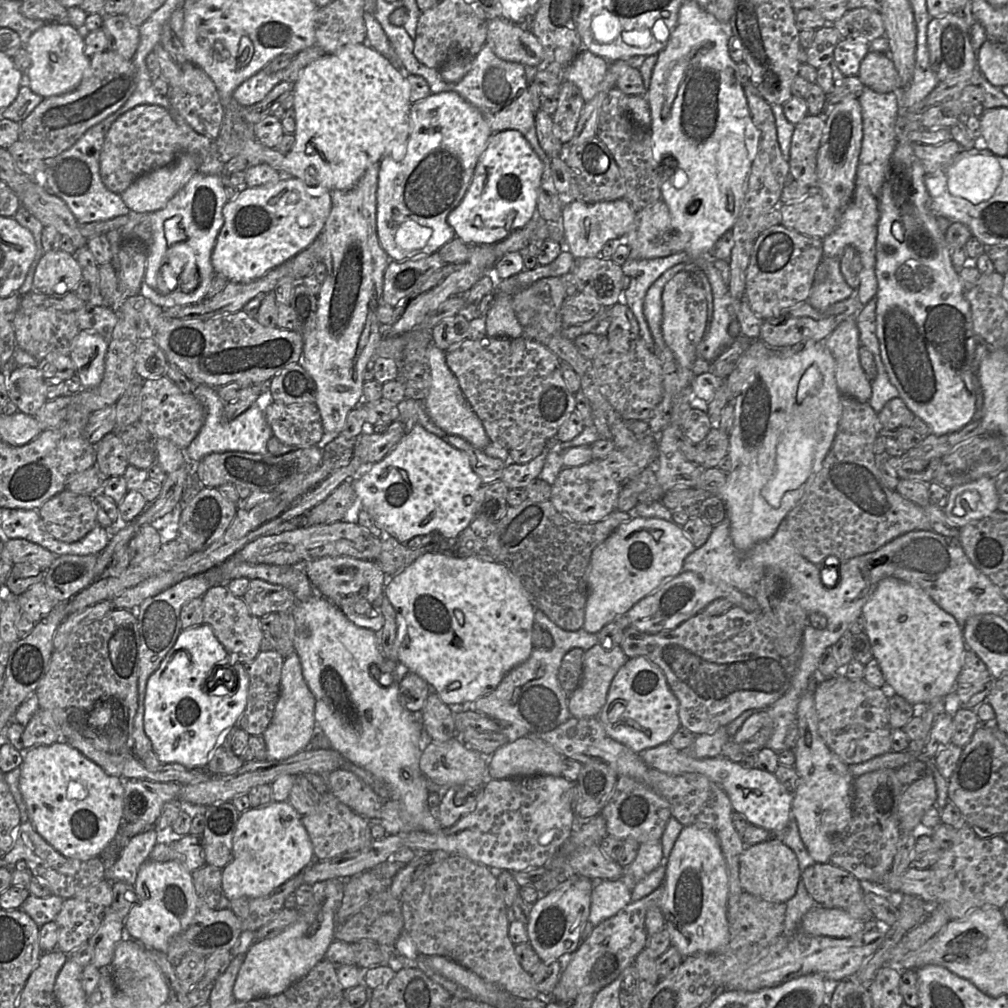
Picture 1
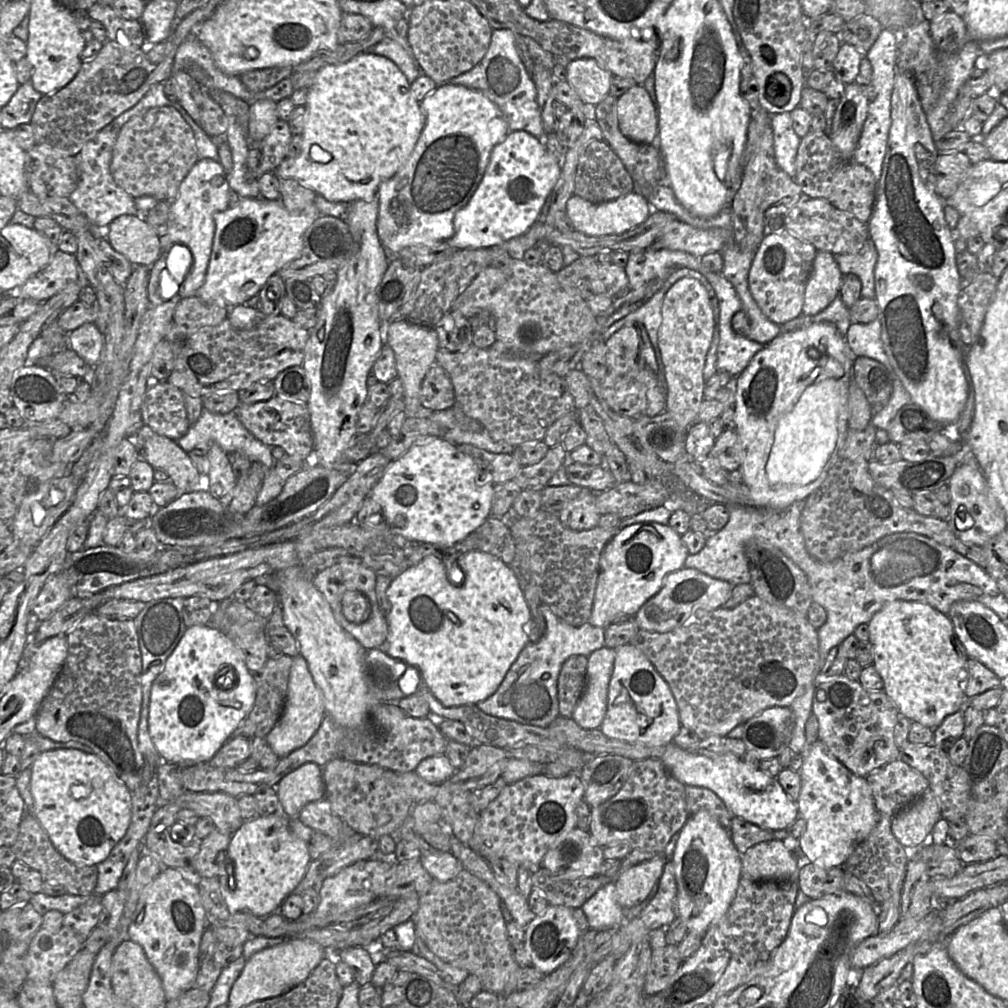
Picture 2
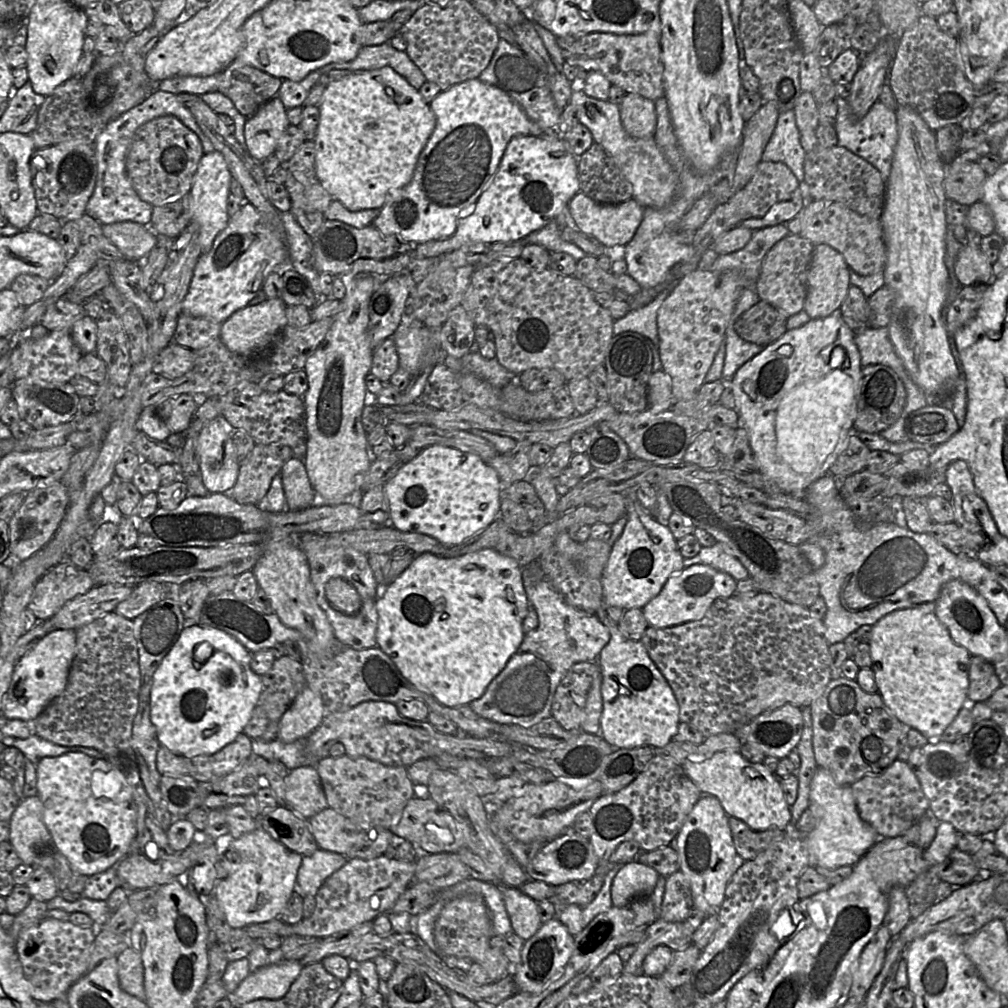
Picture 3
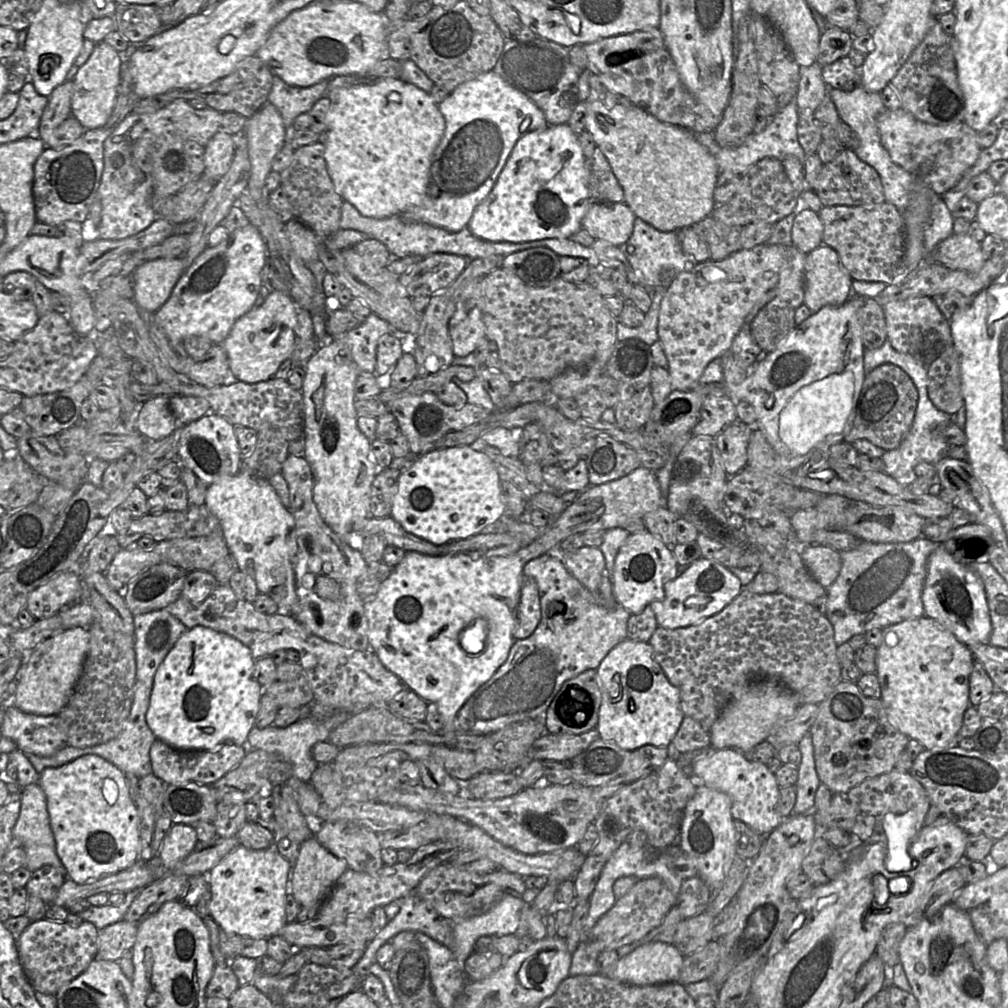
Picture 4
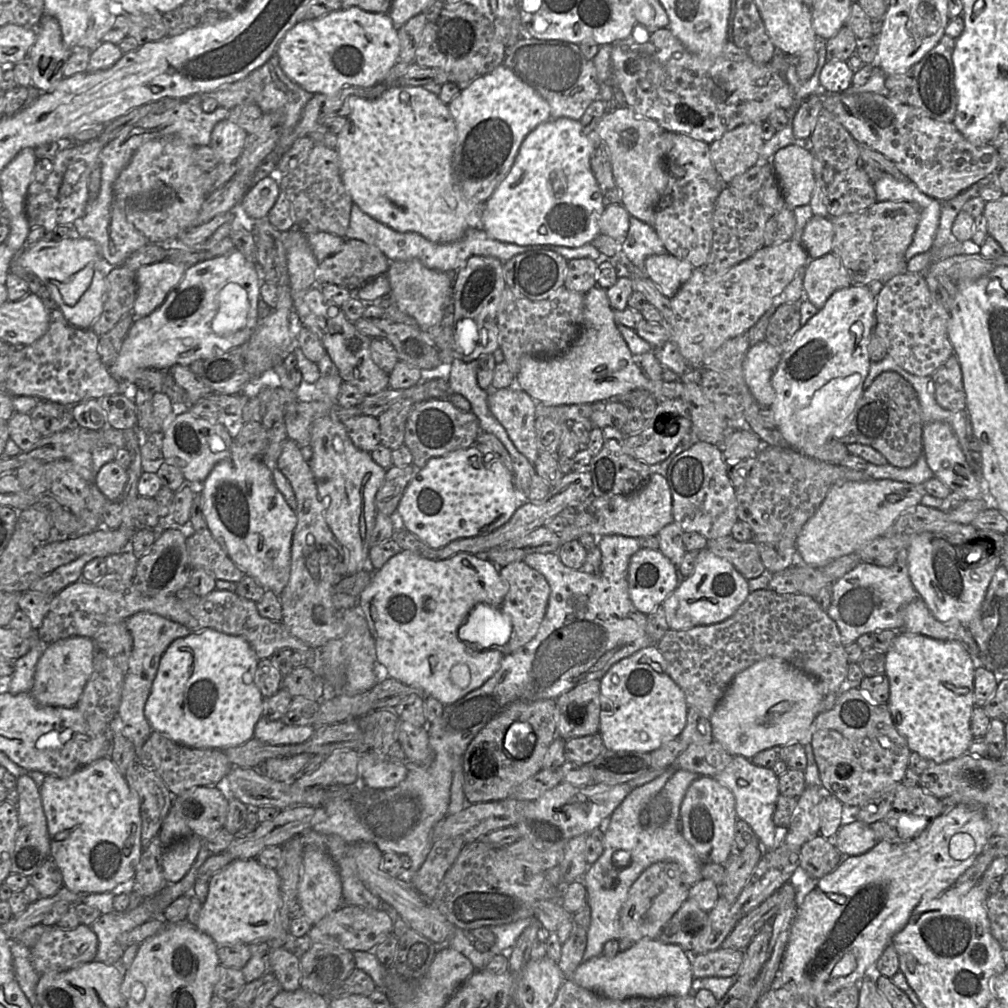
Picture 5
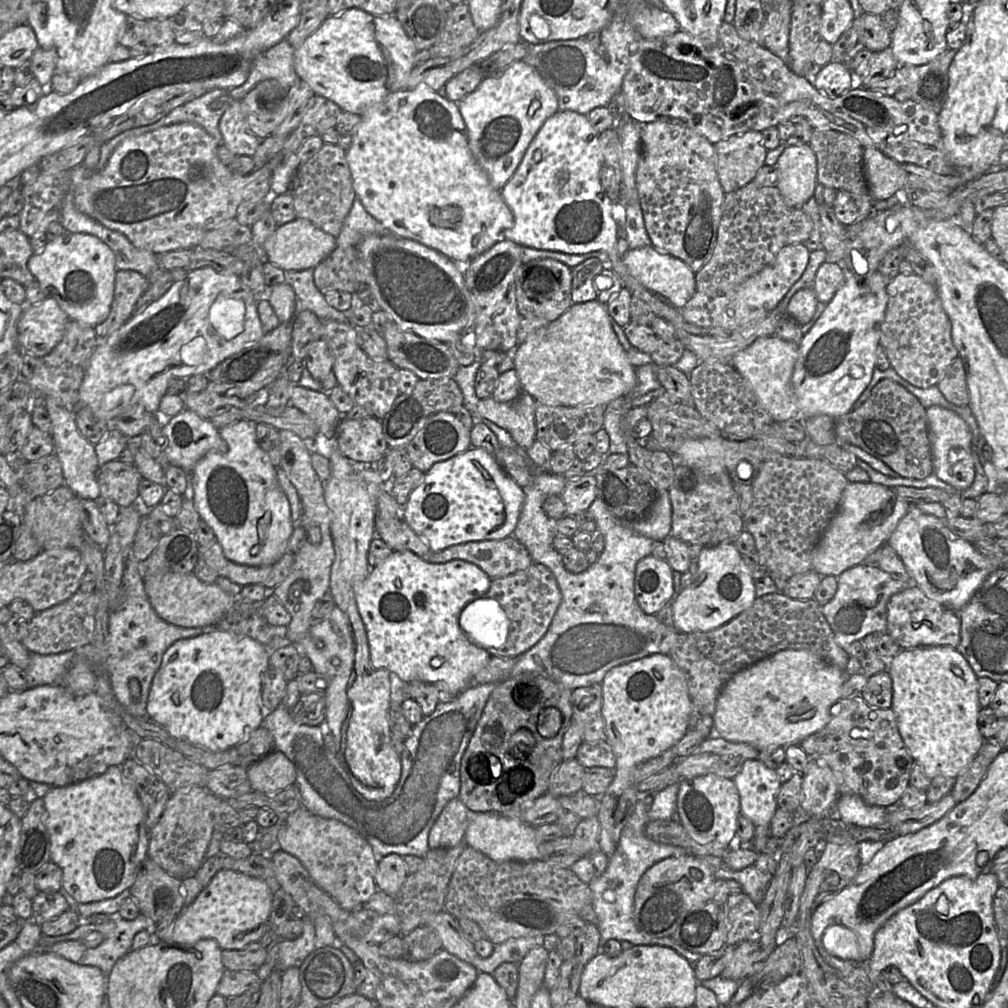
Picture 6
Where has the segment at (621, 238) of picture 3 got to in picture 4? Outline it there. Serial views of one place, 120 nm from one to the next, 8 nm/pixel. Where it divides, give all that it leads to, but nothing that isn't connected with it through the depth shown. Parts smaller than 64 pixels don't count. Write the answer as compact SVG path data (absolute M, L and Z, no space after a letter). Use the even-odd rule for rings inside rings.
M592 202L581 225L594 239L620 247L630 238L635 218L625 203Z

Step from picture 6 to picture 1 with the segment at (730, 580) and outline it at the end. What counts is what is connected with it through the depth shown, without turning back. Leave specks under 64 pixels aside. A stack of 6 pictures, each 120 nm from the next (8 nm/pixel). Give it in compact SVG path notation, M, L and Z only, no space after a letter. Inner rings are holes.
M682 571L666 581L659 590L638 601L628 612L631 627L647 634L671 630L695 616L711 603L722 597L722 589L691 571Z

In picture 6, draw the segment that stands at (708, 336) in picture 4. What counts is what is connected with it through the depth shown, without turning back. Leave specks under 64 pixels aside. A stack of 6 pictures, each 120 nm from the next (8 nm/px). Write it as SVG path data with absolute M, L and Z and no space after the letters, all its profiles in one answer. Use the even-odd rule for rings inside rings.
M805 243L785 245L763 269L722 295L711 297L696 291L680 309L681 315L685 321L702 328L735 328L752 320L761 319L777 307L802 276L809 256L810 250Z

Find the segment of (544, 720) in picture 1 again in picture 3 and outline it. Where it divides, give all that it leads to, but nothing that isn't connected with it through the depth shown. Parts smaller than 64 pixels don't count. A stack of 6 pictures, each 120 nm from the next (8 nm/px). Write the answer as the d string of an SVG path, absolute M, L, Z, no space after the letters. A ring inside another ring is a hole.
M539 564L523 567L522 580L527 600L537 613L538 626L524 635L518 650L483 695L468 705L489 721L531 726L551 716L553 696L563 676L575 663L597 661L610 633L596 615L568 605L544 578Z

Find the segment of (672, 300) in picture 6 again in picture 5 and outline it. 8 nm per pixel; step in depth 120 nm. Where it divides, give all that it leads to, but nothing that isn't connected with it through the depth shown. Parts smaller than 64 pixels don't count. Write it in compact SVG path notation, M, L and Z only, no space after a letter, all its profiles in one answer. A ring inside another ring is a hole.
M670 253L648 256L644 263L645 274L668 299L690 278L693 269L691 264Z

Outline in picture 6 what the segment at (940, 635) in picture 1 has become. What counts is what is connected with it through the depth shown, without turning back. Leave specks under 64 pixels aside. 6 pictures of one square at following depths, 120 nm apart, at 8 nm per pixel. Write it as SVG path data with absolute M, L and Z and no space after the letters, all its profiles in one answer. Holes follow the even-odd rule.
M919 646L901 649L888 662L892 678L892 706L897 717L899 733L912 758L932 780L937 776L956 779L979 754L985 741L978 727L981 710L978 699L978 677L965 657L950 646Z

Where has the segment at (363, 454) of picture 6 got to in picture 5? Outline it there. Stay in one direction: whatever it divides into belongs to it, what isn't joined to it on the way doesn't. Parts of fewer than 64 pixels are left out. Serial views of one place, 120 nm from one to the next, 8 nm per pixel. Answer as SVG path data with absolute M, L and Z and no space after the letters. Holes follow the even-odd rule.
M362 415L351 417L343 423L349 437L358 449L371 453L381 444L380 423L377 417Z

